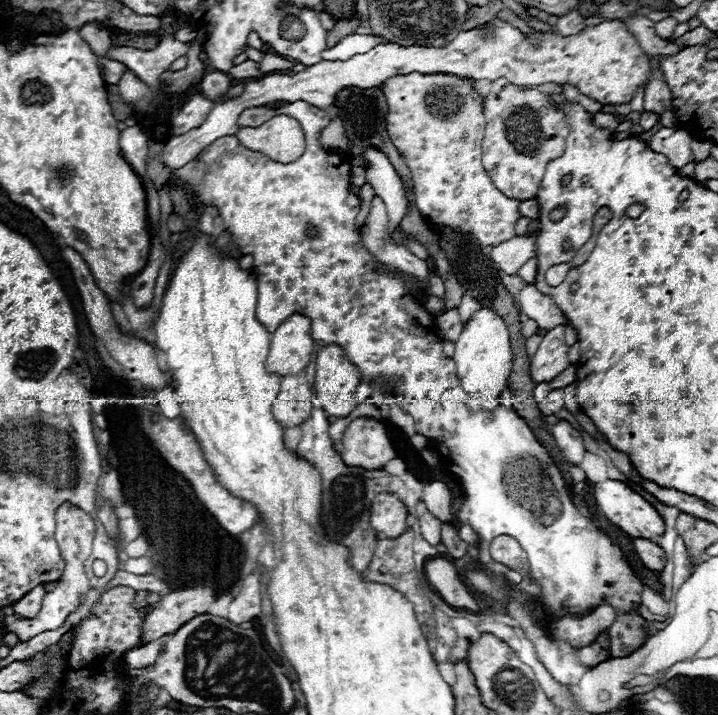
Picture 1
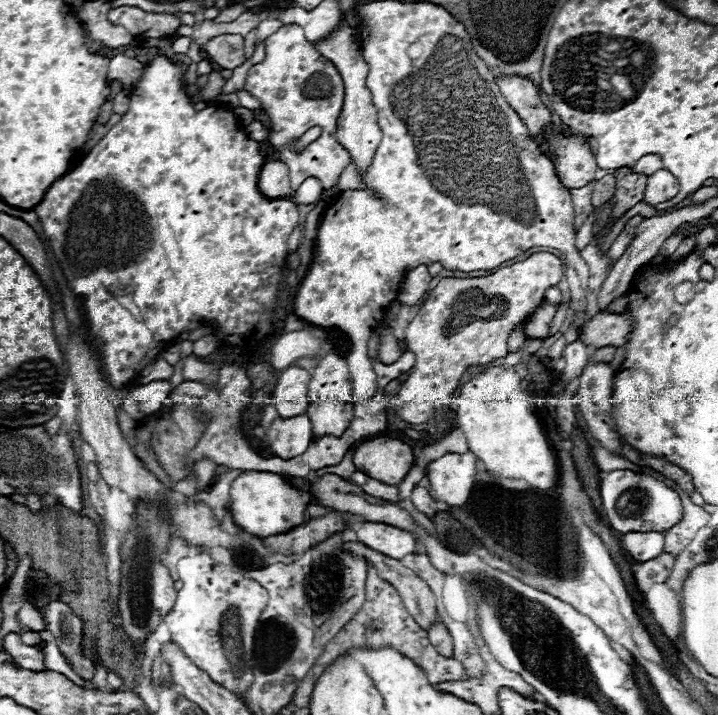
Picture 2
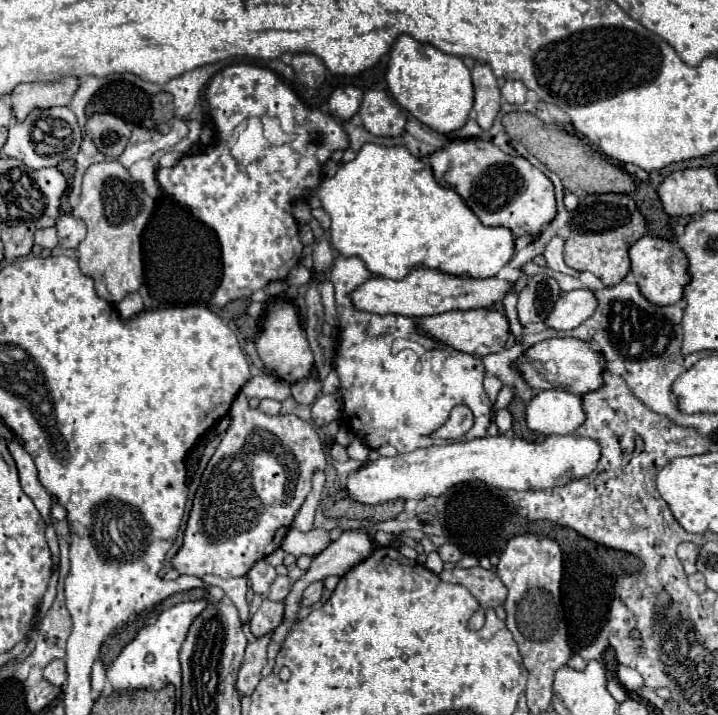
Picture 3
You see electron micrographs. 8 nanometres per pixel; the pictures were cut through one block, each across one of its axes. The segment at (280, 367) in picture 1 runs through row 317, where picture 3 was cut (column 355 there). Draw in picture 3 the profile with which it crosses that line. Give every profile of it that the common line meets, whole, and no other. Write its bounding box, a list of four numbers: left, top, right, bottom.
[352,268,512,318]

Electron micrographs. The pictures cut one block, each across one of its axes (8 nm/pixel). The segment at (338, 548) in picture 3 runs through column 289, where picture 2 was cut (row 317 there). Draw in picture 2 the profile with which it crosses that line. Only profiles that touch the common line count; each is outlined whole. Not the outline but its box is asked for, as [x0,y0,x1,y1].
[580,314,634,348]

